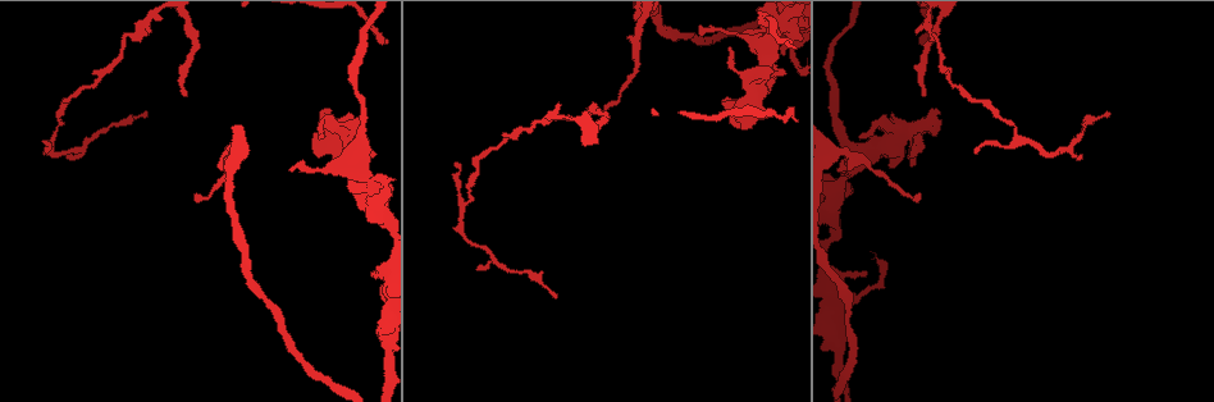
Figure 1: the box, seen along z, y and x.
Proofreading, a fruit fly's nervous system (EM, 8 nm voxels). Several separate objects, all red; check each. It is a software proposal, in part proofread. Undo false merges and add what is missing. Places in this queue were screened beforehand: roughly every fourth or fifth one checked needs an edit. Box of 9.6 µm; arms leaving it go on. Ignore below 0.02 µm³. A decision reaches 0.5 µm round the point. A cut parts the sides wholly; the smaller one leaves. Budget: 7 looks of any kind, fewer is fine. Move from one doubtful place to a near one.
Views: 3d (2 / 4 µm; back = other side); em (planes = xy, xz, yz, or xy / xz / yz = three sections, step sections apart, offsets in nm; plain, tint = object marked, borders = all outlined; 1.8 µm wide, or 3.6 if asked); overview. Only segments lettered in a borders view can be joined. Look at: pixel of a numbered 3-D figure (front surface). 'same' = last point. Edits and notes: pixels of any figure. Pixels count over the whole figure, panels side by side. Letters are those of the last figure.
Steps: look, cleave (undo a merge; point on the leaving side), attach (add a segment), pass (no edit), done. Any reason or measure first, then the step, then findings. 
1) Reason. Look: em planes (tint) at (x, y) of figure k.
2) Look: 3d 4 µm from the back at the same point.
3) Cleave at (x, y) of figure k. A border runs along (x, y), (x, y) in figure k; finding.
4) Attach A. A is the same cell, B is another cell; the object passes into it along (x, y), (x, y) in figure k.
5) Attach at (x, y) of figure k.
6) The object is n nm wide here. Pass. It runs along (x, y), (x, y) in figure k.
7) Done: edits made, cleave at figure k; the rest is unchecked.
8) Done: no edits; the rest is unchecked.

Free end. Look: 3d 2 µm at (455, 161) of figure 1.

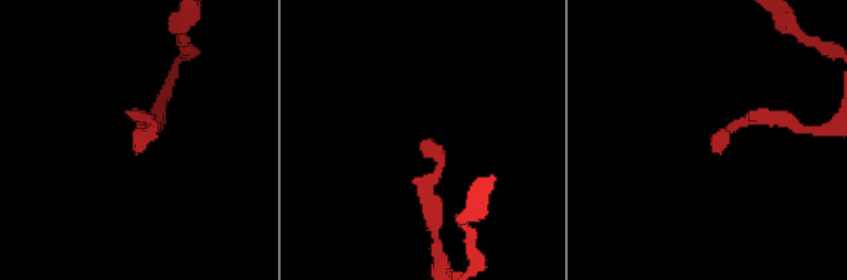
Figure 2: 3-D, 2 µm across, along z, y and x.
Now the EM. Look: em planes (borders) at (141, 151) of figure 2.

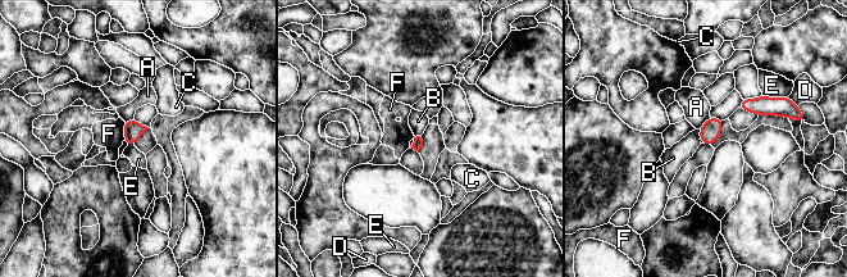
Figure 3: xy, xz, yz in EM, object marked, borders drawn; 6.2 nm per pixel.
Pass. A, B, C, D, E and F are other cells; a border runs along (763, 94), (784, 98) in figure 3; none of them fits.

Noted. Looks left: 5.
Thin end. Look: em 3.6 µm xz step 4 (borders) at (925, 96) of figure 1.

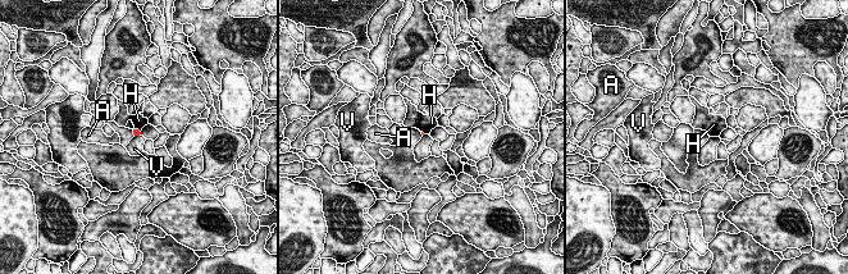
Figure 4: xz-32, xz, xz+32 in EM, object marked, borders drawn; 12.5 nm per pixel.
Pass. A, H and V are other cells; a border runs along (135, 127), (140, 131) in figure 4; no lettered segment goes on from it.

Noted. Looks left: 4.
Calibre changes. Look: em planes (plain) at (852, 157) of figure 1.

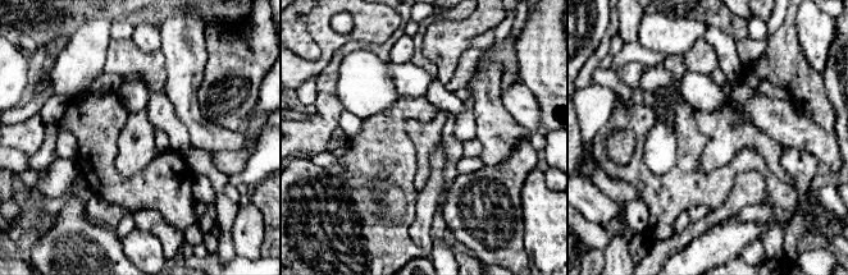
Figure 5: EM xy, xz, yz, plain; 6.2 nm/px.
Look: em planes (borders) at the same point.

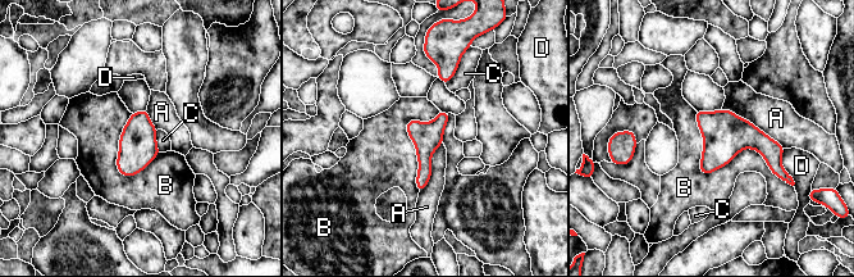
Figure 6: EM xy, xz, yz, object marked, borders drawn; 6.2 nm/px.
The object is 180 nm wide here. Pass. A, B, C and D are other cells; a border runs along (694, 110), (786, 184) in figure 6; continuous, no second cell.

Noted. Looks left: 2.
Done: no edits; the rest is unchecked.

